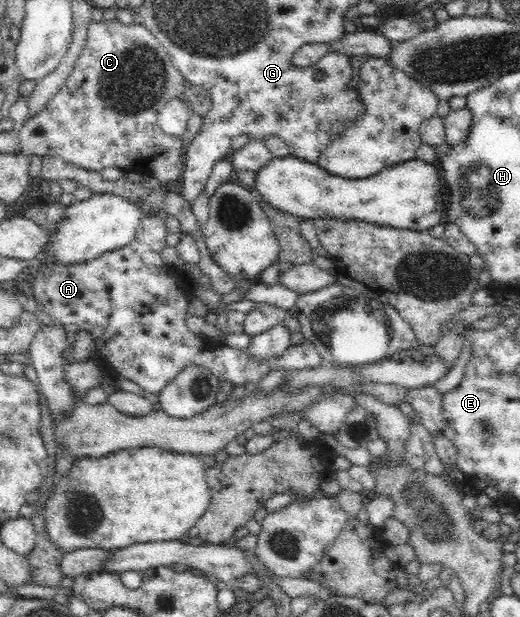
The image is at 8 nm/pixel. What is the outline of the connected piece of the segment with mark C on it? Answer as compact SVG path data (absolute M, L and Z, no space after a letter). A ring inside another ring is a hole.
M114 21L88 22L86 44L74 62L71 73L56 94L47 100L42 111L28 117L19 125L20 149L25 156L58 156L79 168L99 172L105 168L120 168L126 173L140 173L156 178L161 186L179 181L184 168L182 136L168 135L162 131L157 114L173 98L182 97L189 86L187 80L171 61L166 49L144 26L124 25Z

